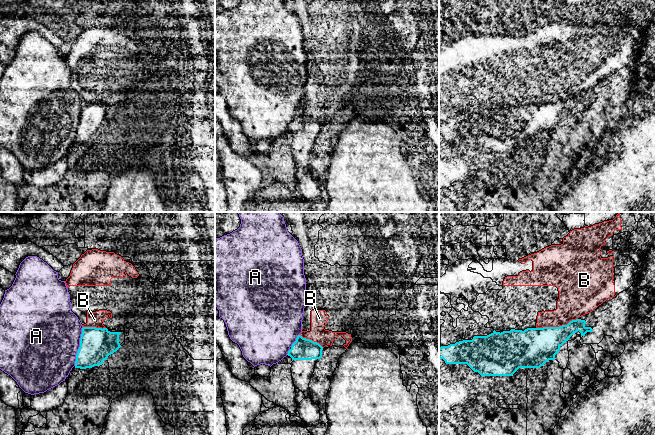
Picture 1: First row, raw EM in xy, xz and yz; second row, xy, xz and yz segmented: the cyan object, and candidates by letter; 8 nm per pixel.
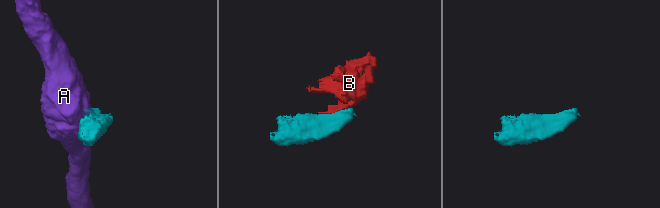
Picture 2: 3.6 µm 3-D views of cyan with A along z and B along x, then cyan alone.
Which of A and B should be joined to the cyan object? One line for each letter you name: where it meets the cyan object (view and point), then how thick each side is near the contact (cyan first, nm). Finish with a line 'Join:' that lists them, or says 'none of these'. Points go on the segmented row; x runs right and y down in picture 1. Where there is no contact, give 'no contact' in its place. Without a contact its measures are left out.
Join: none of these

